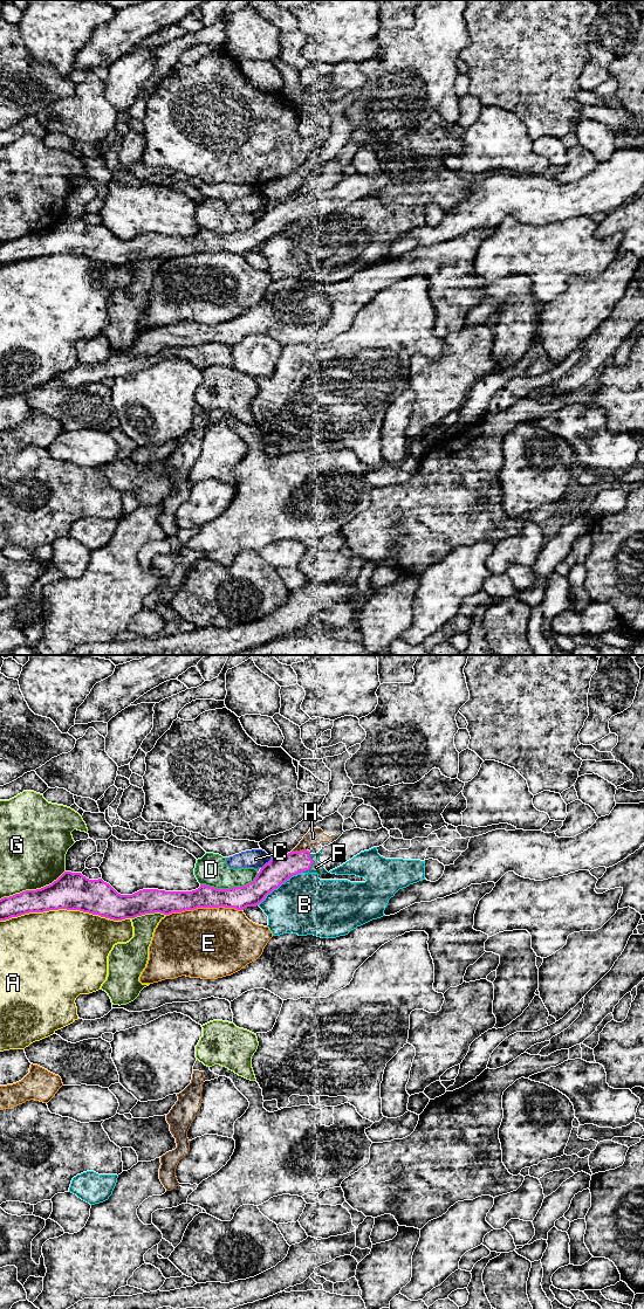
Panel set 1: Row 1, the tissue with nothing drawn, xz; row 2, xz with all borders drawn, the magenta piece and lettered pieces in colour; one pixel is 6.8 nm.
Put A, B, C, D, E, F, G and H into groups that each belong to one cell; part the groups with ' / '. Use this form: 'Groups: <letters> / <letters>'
Groups: A / B / C / D / E / F / G / H

